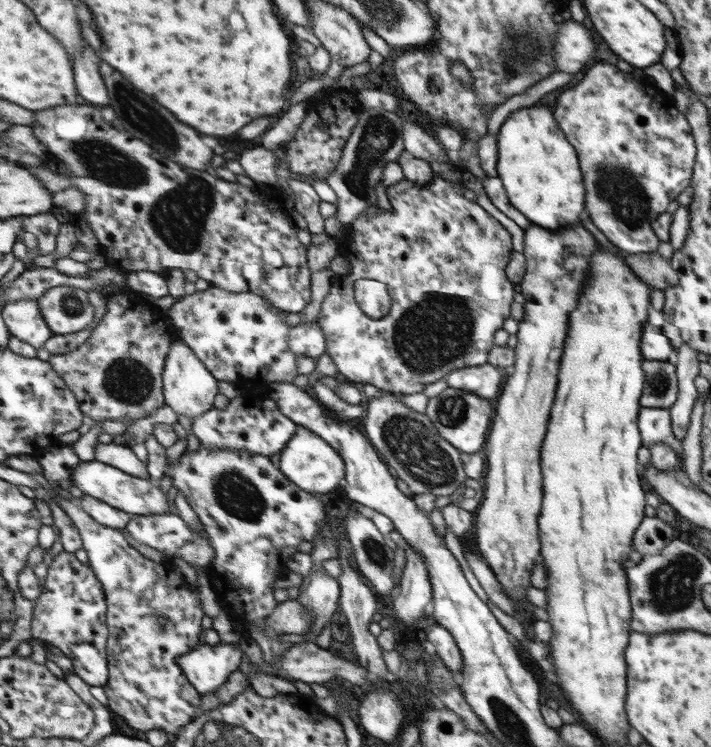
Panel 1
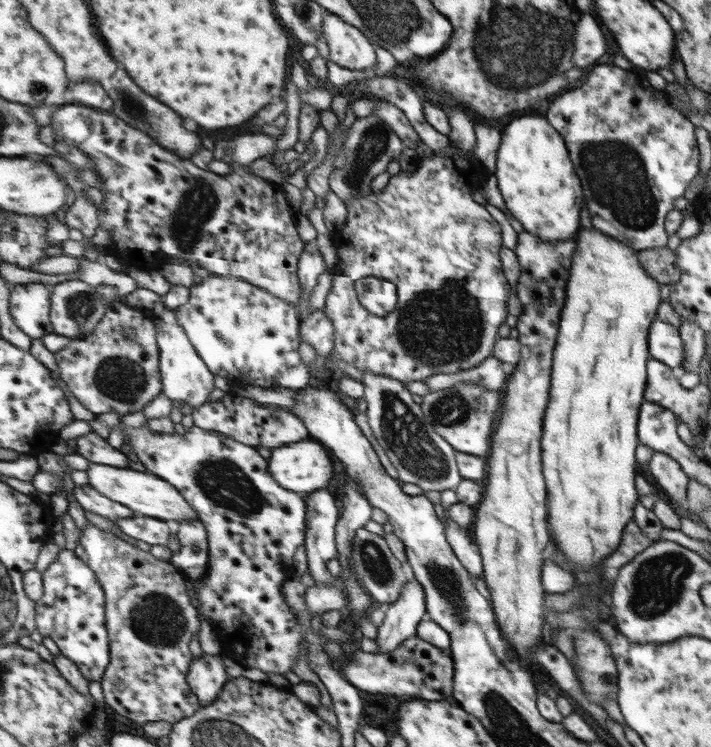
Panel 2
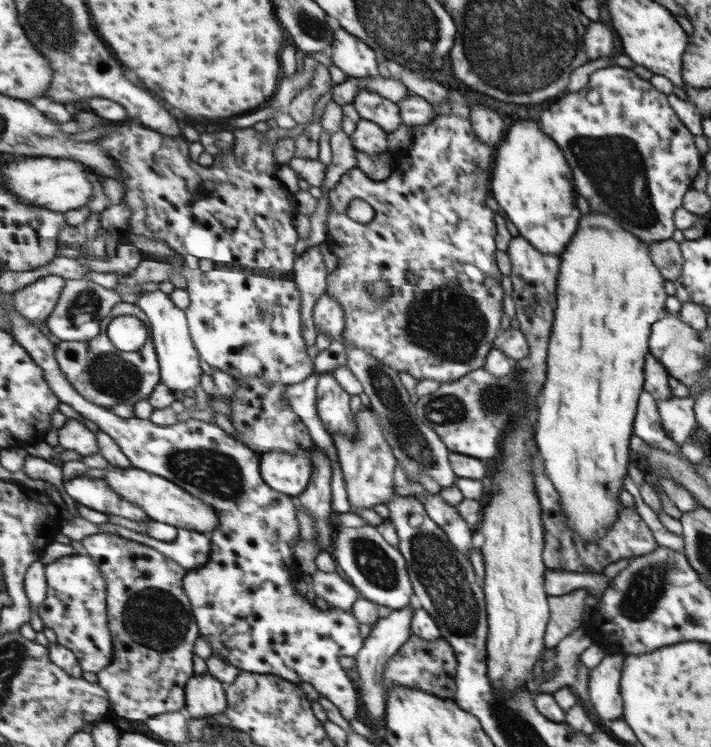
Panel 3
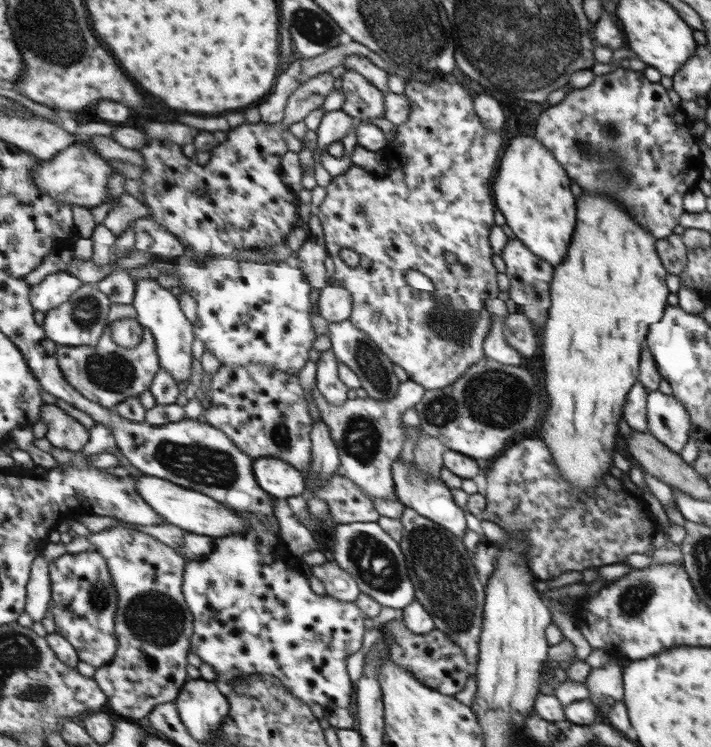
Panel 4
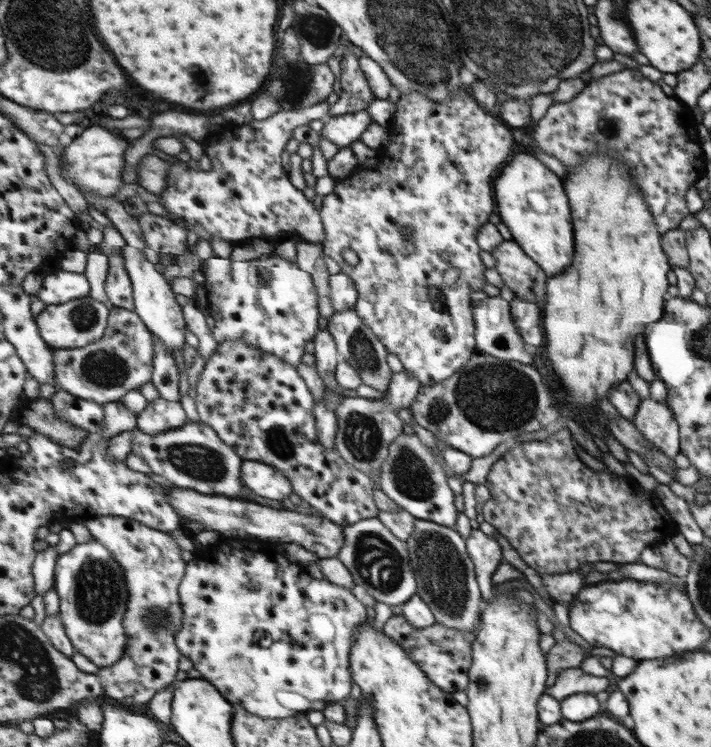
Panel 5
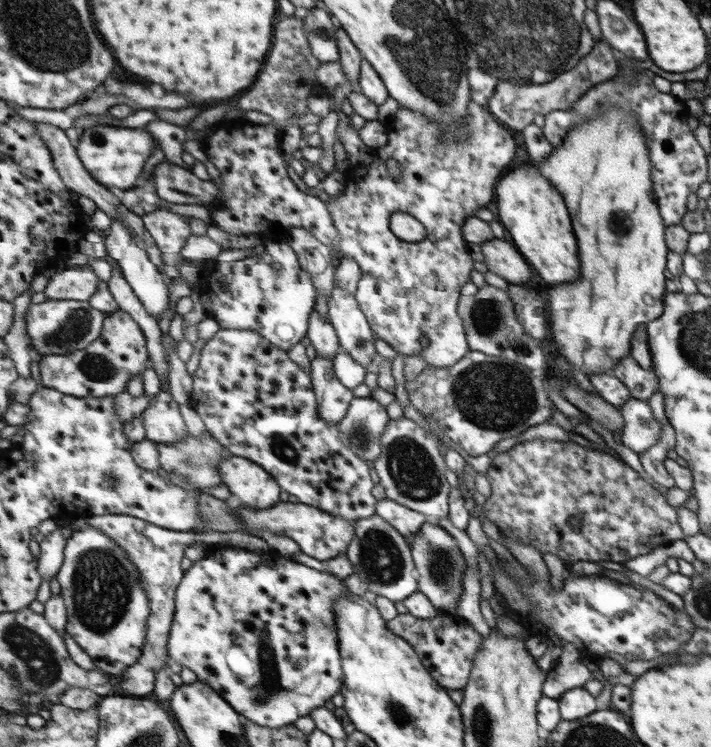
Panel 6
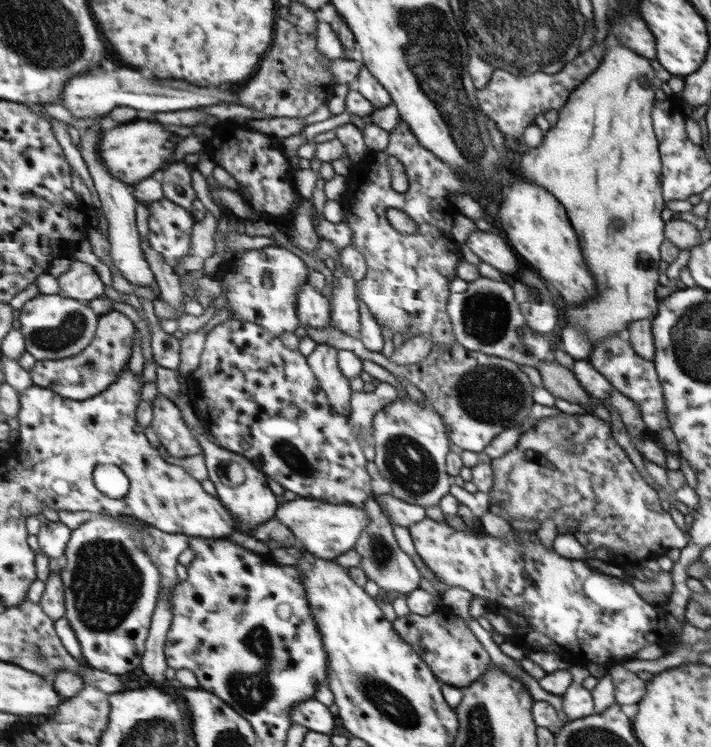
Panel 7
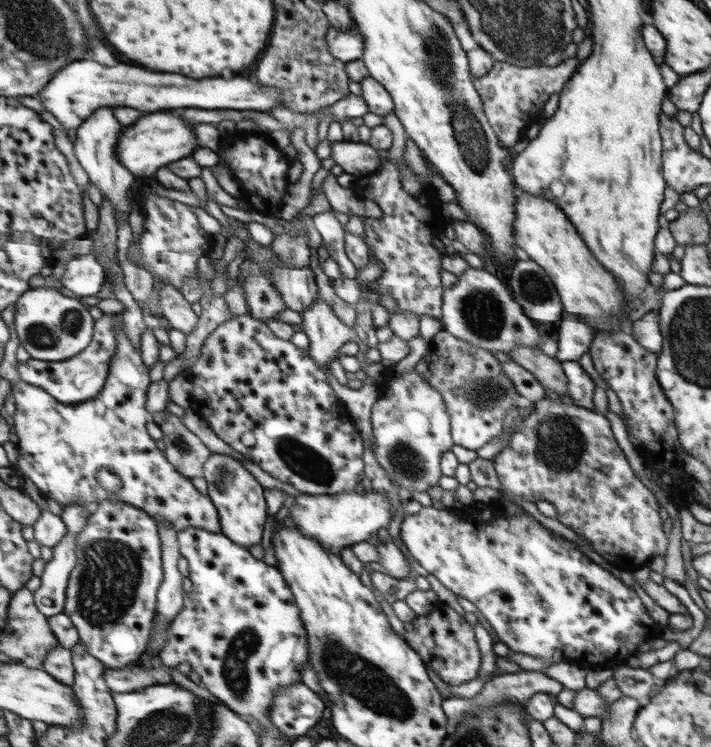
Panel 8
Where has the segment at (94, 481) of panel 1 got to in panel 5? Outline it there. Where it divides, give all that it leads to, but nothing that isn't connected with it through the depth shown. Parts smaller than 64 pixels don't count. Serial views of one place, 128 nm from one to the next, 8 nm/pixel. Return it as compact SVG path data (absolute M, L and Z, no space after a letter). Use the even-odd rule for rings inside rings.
M167 487L166 496L183 522L200 522L210 531L220 532L225 537L239 539L271 540L272 542L295 542L313 552L318 559L335 557L345 544L342 527L330 519L305 515L282 508L261 506L245 499L232 499L223 495L208 495L198 490Z

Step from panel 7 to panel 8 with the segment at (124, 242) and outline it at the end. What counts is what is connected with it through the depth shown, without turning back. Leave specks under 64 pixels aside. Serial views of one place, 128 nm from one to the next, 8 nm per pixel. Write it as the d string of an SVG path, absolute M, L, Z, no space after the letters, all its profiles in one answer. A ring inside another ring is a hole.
M103 107L95 111L93 117L87 119L76 131L74 149L79 163L90 176L90 180L96 185L103 198L110 200L116 206L116 219L121 220L127 219L131 214L131 205L135 199L129 199L127 192L138 178L119 161L119 138L125 132L125 126L115 117L115 109Z

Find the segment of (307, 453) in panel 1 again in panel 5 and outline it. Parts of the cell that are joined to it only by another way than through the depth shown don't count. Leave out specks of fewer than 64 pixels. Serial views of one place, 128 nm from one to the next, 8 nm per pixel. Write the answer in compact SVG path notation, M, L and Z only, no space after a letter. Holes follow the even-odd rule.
M244 460L240 479L246 490L267 500L283 500L292 493L290 480L275 467L254 460Z

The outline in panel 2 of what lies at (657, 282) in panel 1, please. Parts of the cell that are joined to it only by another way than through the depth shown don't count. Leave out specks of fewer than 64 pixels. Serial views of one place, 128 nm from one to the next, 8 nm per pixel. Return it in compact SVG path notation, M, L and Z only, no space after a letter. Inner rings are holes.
M667 247L651 248L638 251L638 258L647 274L663 285L675 284L680 277L677 257Z

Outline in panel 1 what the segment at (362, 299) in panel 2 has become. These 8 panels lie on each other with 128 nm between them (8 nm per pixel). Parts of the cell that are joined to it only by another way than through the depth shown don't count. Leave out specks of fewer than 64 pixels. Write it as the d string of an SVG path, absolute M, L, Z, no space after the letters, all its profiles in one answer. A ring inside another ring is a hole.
M377 281L359 283L356 286L357 307L367 317L380 319L388 313L390 298L386 286Z

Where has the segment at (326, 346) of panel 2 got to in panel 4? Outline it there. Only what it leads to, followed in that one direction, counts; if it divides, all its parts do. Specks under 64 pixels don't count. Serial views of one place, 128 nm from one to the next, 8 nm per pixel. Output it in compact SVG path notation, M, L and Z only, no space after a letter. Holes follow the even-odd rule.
M329 280L327 285L318 289L316 313L328 323L341 322L350 315L351 303L350 294L334 280Z

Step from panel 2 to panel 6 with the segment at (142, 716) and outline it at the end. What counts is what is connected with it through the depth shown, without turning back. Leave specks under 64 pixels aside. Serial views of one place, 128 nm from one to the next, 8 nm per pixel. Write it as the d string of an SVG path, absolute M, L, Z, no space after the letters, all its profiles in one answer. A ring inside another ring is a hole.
M106 514L103 516L91 516L87 518L88 526L102 530L109 538L112 538L120 548L127 551L128 557L141 571L141 583L149 599L151 614L147 618L147 646L143 648L143 656L138 658L135 664L127 667L124 673L115 676L118 693L131 697L152 696L156 687L158 670L166 666L169 660L169 643L172 625L176 612L176 594L182 585L185 571L181 568L181 562L185 558L185 550L194 542L209 542L209 531L206 533L192 533L169 530L166 527L157 526L155 523L129 516L127 514Z

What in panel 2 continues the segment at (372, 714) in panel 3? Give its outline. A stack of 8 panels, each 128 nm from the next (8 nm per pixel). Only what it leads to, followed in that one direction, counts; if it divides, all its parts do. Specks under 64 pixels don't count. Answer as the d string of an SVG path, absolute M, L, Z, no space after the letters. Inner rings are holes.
M409 571L407 578L397 600L387 606L383 622L376 628L373 641L378 650L375 654L393 652L401 642L416 637L418 623L426 612L426 598L423 598L422 586Z

